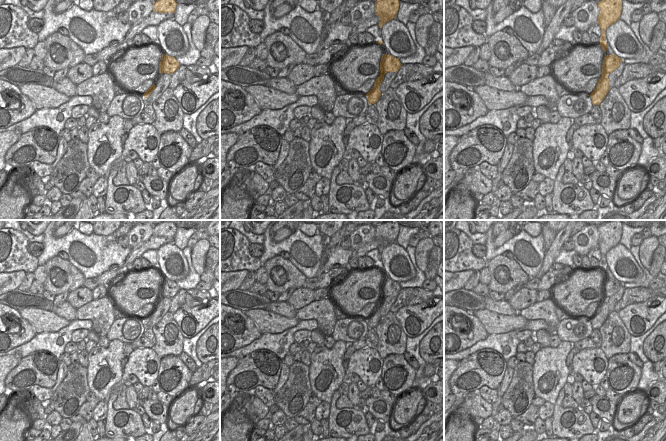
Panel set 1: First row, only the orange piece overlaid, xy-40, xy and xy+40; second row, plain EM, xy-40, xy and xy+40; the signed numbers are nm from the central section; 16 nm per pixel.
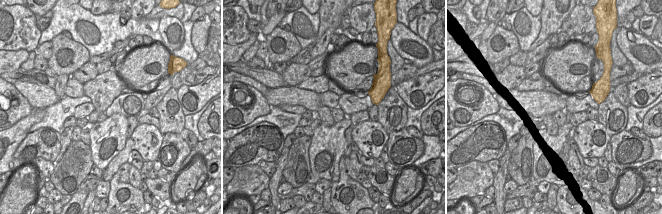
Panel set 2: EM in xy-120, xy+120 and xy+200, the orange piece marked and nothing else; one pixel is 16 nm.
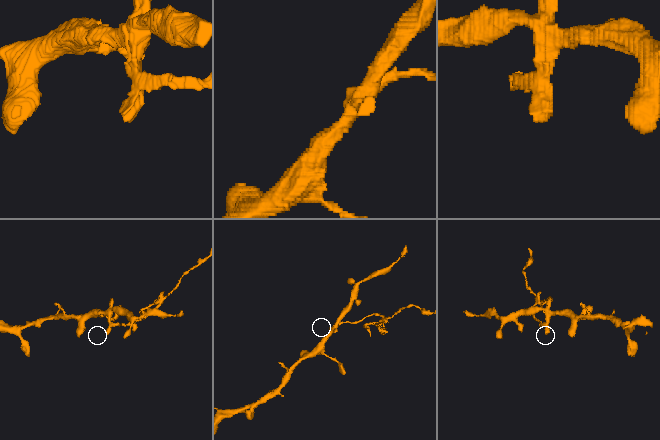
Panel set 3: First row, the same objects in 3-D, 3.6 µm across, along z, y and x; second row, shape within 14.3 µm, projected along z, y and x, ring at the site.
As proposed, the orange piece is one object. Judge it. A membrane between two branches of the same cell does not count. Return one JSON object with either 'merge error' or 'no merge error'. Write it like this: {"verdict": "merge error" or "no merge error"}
{"verdict": "merge error"}

